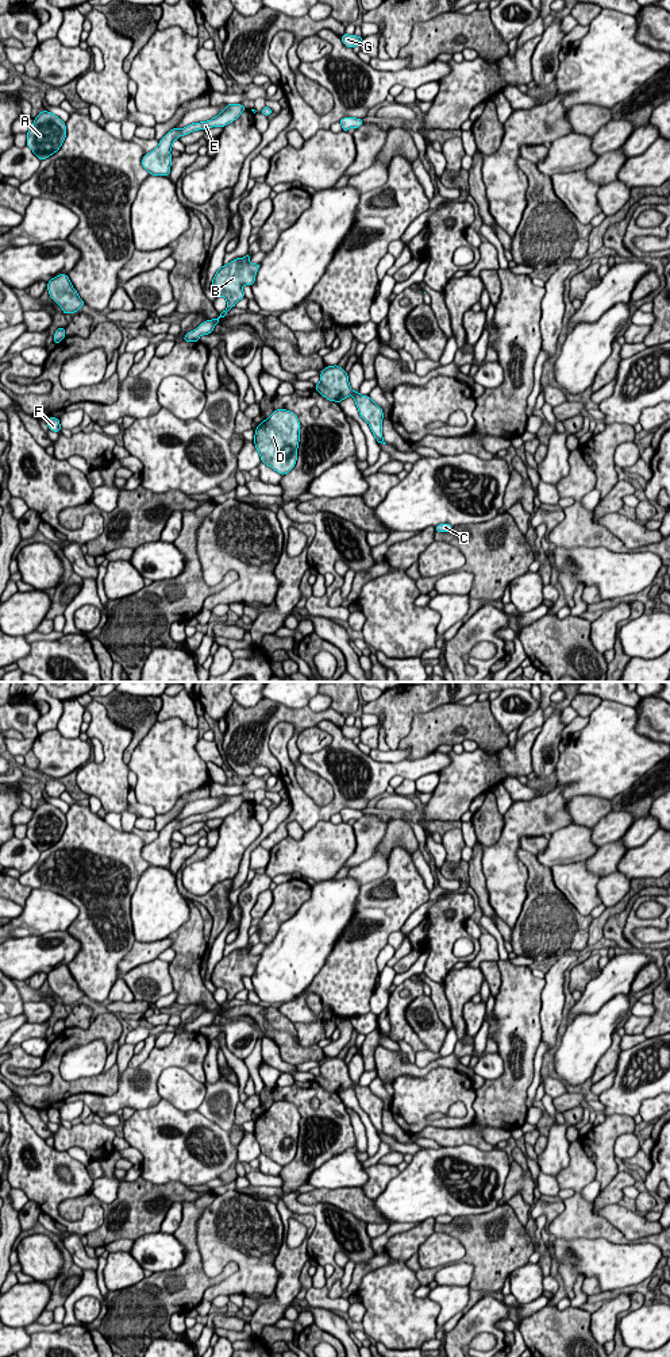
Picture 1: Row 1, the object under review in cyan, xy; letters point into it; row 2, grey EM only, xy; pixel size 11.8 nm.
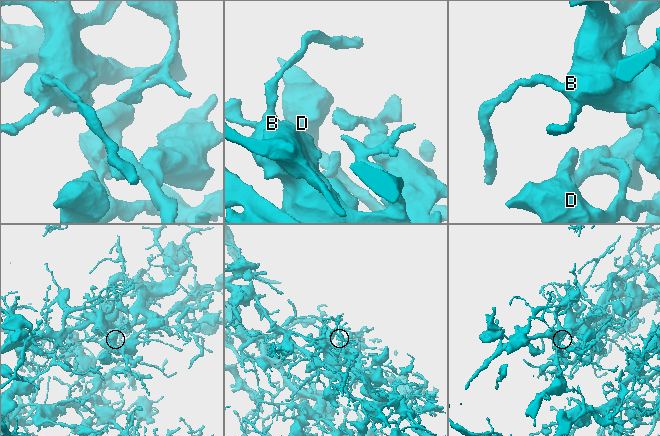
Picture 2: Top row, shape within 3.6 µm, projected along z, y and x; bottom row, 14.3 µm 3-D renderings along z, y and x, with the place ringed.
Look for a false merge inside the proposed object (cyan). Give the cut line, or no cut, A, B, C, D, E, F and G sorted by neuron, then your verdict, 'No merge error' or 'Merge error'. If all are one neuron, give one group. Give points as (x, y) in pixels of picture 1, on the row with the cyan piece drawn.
No split. Groups: A B C D E F G. No merge error

